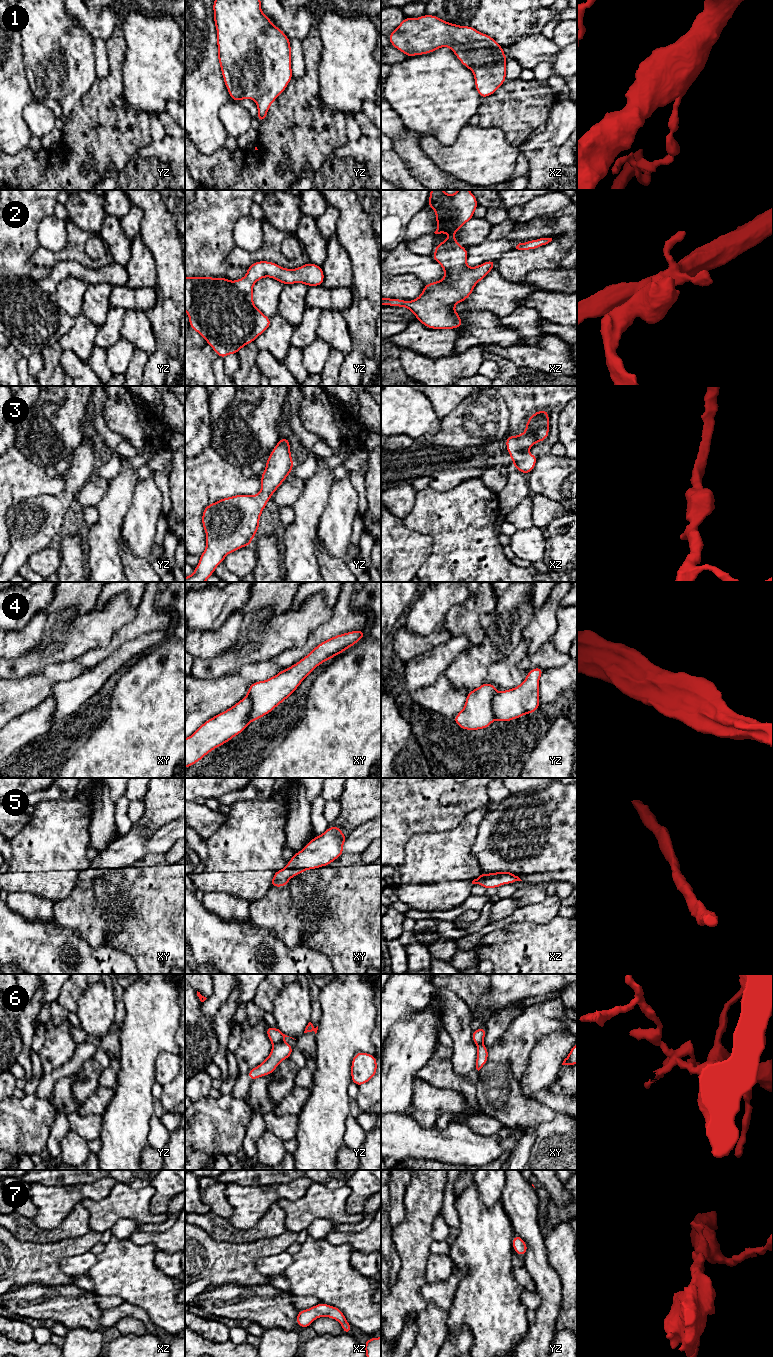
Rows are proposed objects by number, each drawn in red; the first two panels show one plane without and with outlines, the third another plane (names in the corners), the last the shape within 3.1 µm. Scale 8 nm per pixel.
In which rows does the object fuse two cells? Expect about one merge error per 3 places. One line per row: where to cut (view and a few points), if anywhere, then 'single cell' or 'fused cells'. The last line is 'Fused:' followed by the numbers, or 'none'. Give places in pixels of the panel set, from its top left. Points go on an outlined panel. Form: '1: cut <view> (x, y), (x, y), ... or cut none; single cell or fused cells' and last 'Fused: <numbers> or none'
1: cut none; single cell
2: cut none; single cell
3: cut none; single cell
4: cut xy (246, 695), (251, 701), (248, 722); fused cells
5: cut none; single cell
6: cut yz (281, 1040), (273, 1045); fused cells
7: cut none; single cell
Fused: 4, 6

